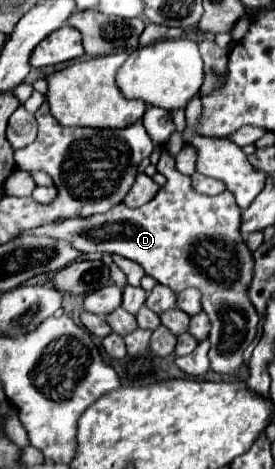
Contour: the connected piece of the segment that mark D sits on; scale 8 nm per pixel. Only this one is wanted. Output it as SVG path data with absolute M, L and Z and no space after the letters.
M162 147L156 167L166 177L166 185L150 203L138 209L126 209L120 203L102 215L80 217L80 221L60 219L28 229L22 235L68 241L80 253L114 253L138 261L146 275L172 287L174 293L196 287L202 293L202 309L212 323L208 335L212 343L210 365L216 373L236 373L242 365L244 349L256 337L258 325L258 313L248 299L254 257L240 233L242 215L238 217L232 193L222 191L210 197L194 191L190 177L176 169L176 161L166 147Z

